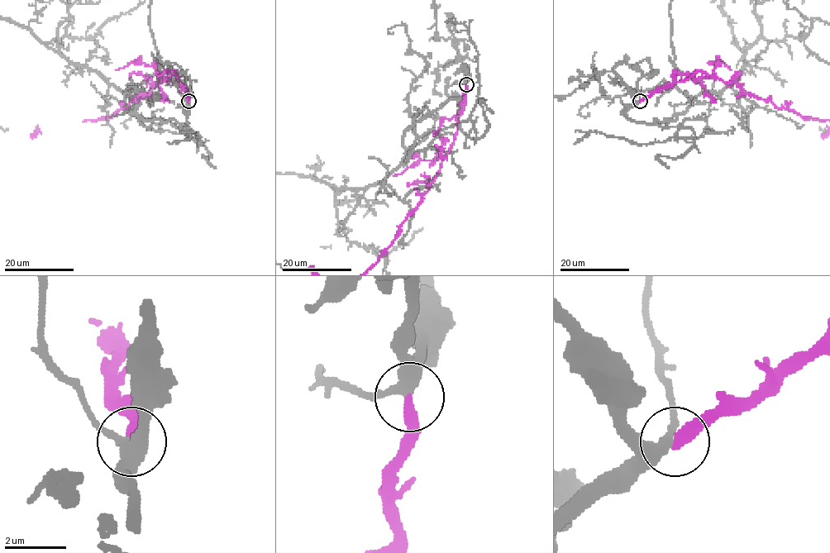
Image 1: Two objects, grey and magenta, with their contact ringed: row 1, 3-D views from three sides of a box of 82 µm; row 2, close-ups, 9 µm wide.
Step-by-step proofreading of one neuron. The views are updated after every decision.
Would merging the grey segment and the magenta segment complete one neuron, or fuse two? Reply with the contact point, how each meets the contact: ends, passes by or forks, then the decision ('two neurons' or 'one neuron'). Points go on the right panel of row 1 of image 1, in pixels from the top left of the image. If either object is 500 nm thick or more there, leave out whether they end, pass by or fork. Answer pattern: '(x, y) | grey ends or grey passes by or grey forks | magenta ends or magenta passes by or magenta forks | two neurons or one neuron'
(640, 101) | grey passes by | magenta ends | one neuron

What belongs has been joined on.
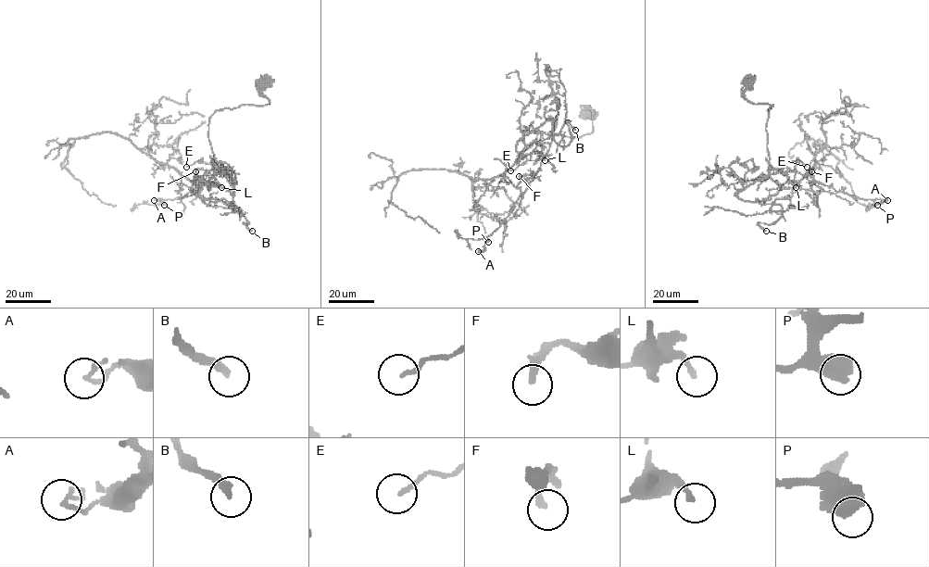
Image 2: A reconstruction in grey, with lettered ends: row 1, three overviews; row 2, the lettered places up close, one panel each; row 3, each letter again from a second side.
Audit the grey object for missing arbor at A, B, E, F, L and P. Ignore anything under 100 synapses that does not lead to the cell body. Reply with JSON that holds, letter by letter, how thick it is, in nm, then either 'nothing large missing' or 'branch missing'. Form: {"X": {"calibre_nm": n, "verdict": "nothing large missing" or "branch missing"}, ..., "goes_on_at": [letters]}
{"A": {"calibre_nm": 200, "verdict": "nothing large missing"}, "B": {"calibre_nm": 260, "verdict": "branch missing"}, "E": {"calibre_nm": 150, "verdict": "nothing large missing"}, "F": {"calibre_nm": 240, "verdict": "nothing large missing"}, "L": {"calibre_nm": 190, "verdict": "nothing large missing"}, "P": {"calibre_nm": 600, "verdict": "nothing large missing"}, "goes_on_at": ["B"]}

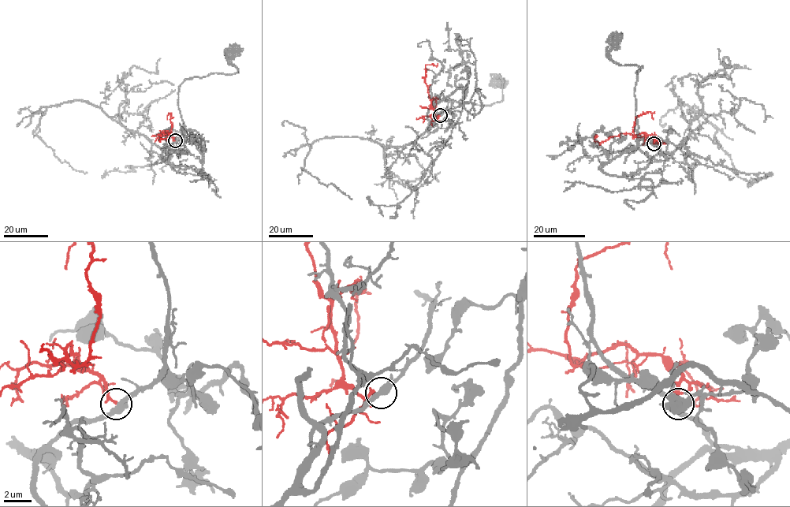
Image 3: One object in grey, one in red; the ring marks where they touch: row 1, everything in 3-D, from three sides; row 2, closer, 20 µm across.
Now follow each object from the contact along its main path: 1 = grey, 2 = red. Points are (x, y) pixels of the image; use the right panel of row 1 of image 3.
1: (654, 144), (638, 131), (635, 117), (634, 87), (642, 65), (618, 65), (612, 61), (608, 54), (615, 40)
2: (654, 144), (654, 139), (644, 133), (636, 136), (620, 134), (604, 141), (595, 141), (597, 136), (594, 136)

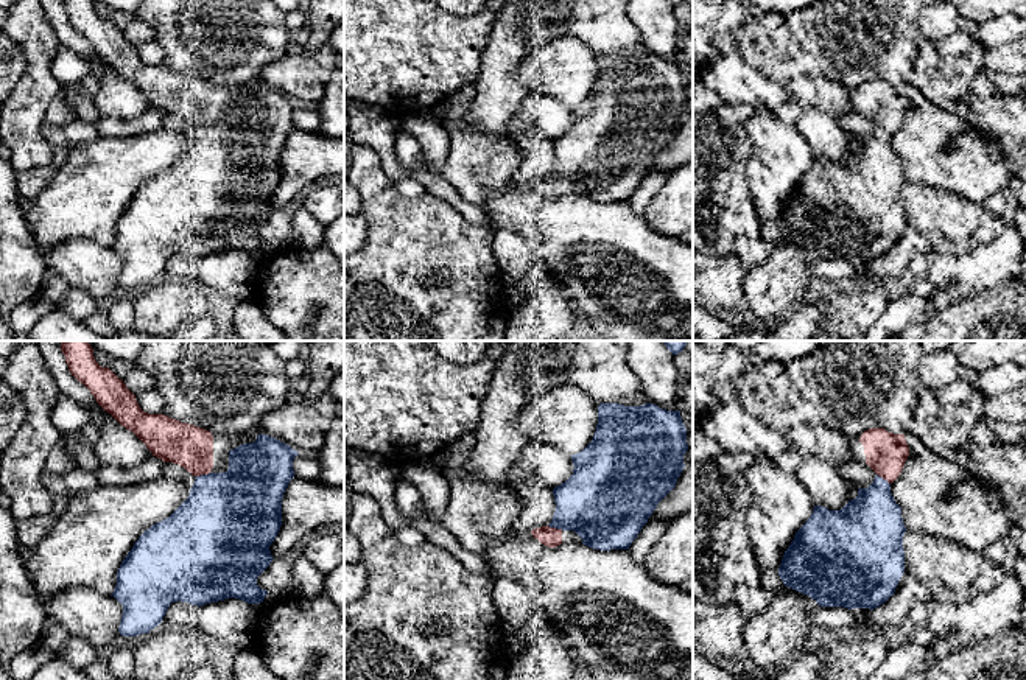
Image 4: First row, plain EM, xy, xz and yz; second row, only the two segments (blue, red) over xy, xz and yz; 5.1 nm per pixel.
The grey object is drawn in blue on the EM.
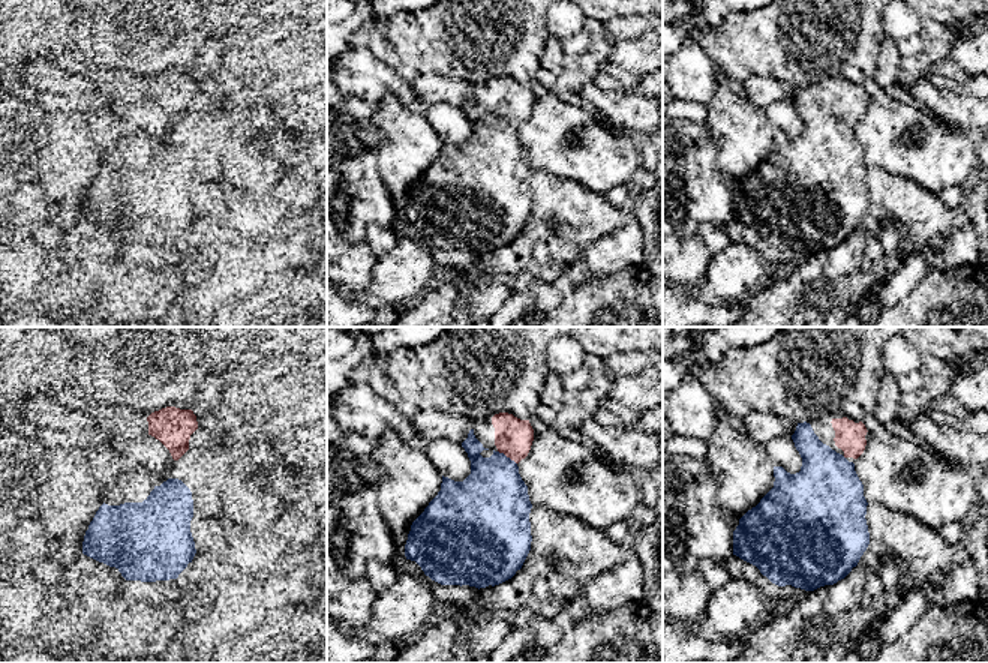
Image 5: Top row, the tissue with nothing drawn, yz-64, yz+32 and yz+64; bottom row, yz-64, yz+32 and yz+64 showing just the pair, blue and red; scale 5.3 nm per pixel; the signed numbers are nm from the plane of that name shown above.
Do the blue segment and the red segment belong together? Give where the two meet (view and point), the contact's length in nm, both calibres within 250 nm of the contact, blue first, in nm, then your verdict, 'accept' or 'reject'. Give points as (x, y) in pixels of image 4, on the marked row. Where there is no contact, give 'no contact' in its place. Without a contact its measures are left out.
contact xz (556, 528); length 80 nm; calibres 380 and 110 nm; accept

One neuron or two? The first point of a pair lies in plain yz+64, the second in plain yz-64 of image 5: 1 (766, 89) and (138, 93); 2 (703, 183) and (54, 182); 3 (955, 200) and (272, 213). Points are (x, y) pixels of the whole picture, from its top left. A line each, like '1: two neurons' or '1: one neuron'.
1: one neuron
2: two neurons
3: two neurons

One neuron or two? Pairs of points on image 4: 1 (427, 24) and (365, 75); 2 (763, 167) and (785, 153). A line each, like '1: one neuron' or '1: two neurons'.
1: one neuron
2: one neuron

